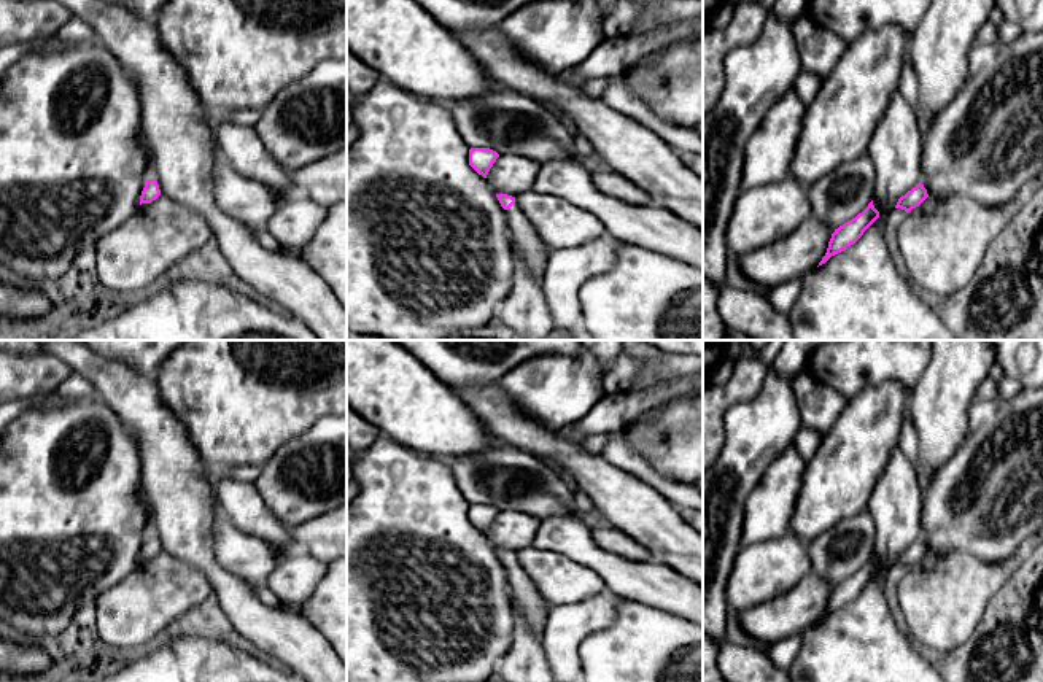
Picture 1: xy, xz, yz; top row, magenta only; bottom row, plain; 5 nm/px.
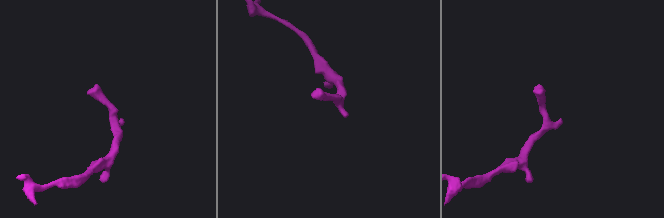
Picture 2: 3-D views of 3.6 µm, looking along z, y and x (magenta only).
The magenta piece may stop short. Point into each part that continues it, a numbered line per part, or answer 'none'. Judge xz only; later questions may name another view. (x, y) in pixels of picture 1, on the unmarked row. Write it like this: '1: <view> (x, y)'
1: xz (530, 601)

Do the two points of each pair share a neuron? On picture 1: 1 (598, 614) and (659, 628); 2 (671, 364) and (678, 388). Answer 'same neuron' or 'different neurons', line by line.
1: different neurons
2: different neurons

